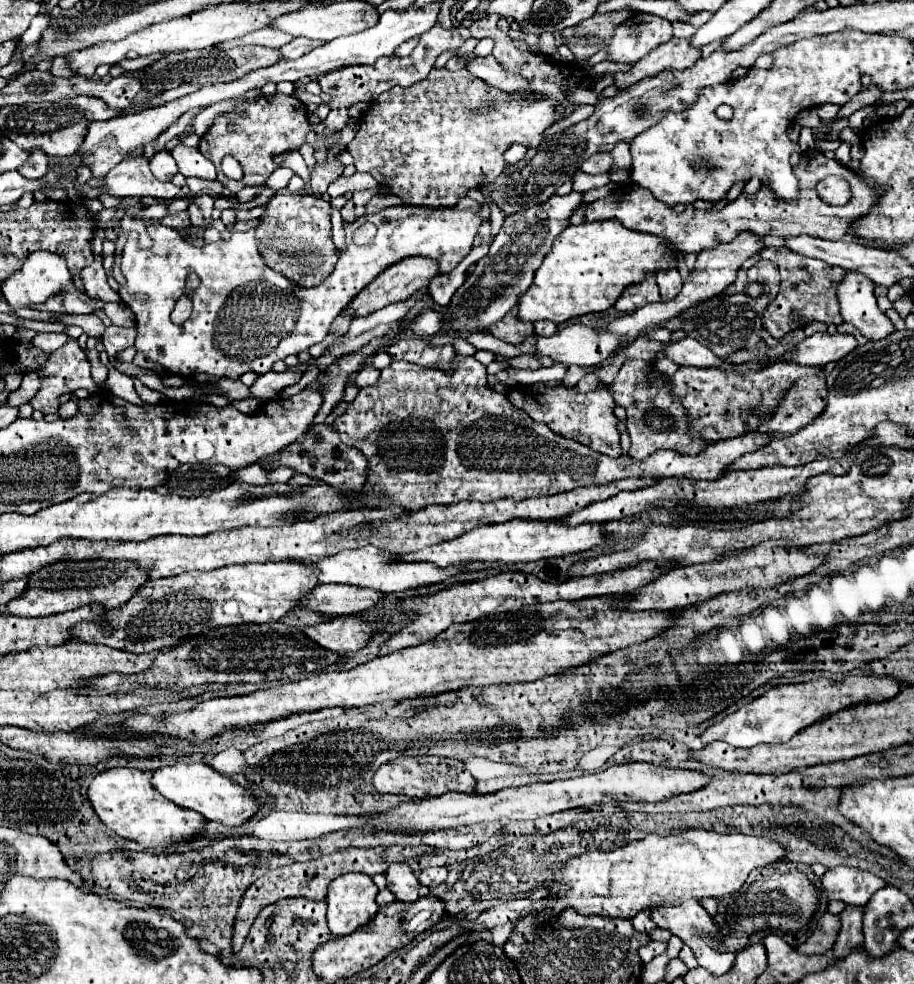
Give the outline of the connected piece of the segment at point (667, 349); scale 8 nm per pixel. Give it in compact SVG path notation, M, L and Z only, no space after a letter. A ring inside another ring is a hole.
M683 338L679 342L667 342L663 346L663 352L669 360L673 360L675 364L683 364L683 366L699 366L699 368L721 366L721 360L709 348L705 348L693 338Z

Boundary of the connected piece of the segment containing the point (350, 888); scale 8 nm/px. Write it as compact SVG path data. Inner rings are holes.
M343 874L335 878L329 886L327 894L327 922L333 936L347 936L355 932L357 928L365 926L375 914L377 914L377 898L379 888L373 884L373 880L367 874Z

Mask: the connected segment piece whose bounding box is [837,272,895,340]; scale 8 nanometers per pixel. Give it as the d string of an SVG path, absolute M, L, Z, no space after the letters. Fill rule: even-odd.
M847 272L847 278L839 282L837 294L841 304L841 316L851 322L869 340L883 340L895 332L893 322L879 310L873 282L859 272Z

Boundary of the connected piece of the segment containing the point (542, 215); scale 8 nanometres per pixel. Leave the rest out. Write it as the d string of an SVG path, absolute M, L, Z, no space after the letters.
M569 192L565 196L553 194L545 204L509 214L501 232L495 236L489 254L477 262L469 280L465 280L465 284L455 292L445 328L451 328L455 332L485 332L495 322L499 322L515 306L519 294L523 294L523 290L531 286L535 270L549 254L553 240L569 226L569 218L573 210L581 204L581 200L583 194L579 192Z

